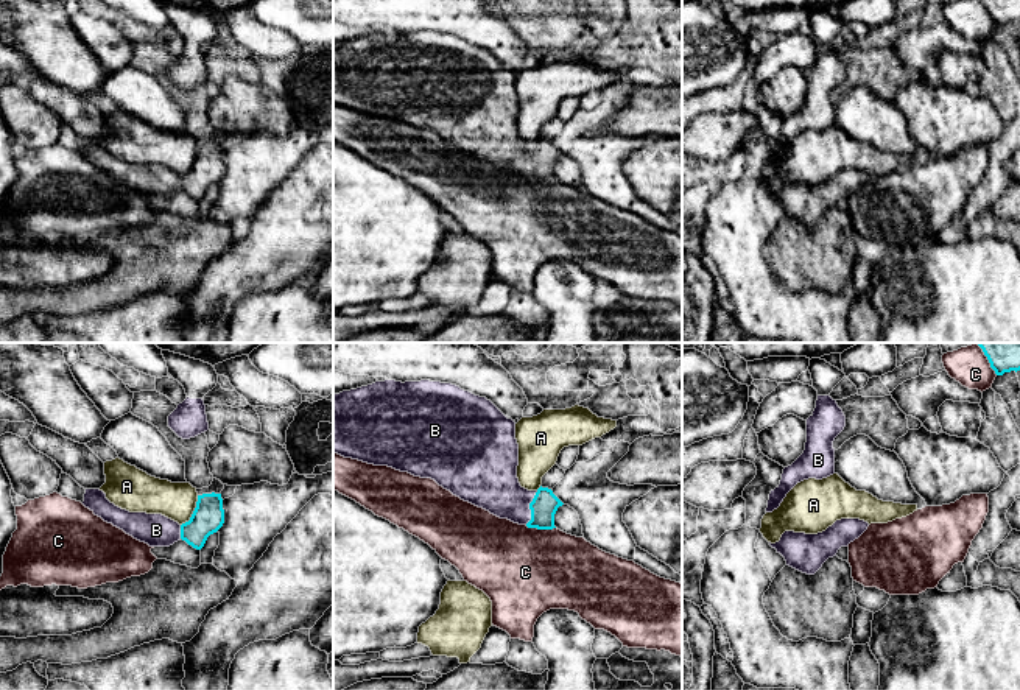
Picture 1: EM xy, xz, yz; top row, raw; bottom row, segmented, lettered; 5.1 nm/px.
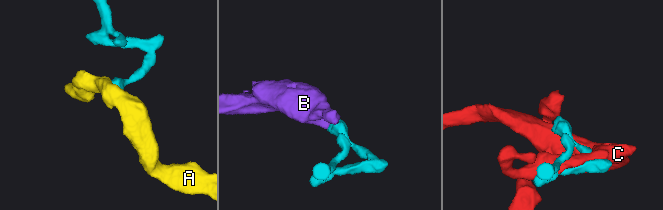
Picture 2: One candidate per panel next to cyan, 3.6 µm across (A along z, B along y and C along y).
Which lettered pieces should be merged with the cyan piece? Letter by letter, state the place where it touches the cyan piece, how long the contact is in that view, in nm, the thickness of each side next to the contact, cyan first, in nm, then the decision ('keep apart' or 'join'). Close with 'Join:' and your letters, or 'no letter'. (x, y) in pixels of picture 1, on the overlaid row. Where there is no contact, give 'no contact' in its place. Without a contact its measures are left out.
A: xy (193, 511) | 180 nm | 160/190 nm | keep apart
B: xz (530, 508) | 190 nm | 140/280 nm | join
C: xz (541, 528) | 160 nm | 140/460 nm | keep apart
Join: B

